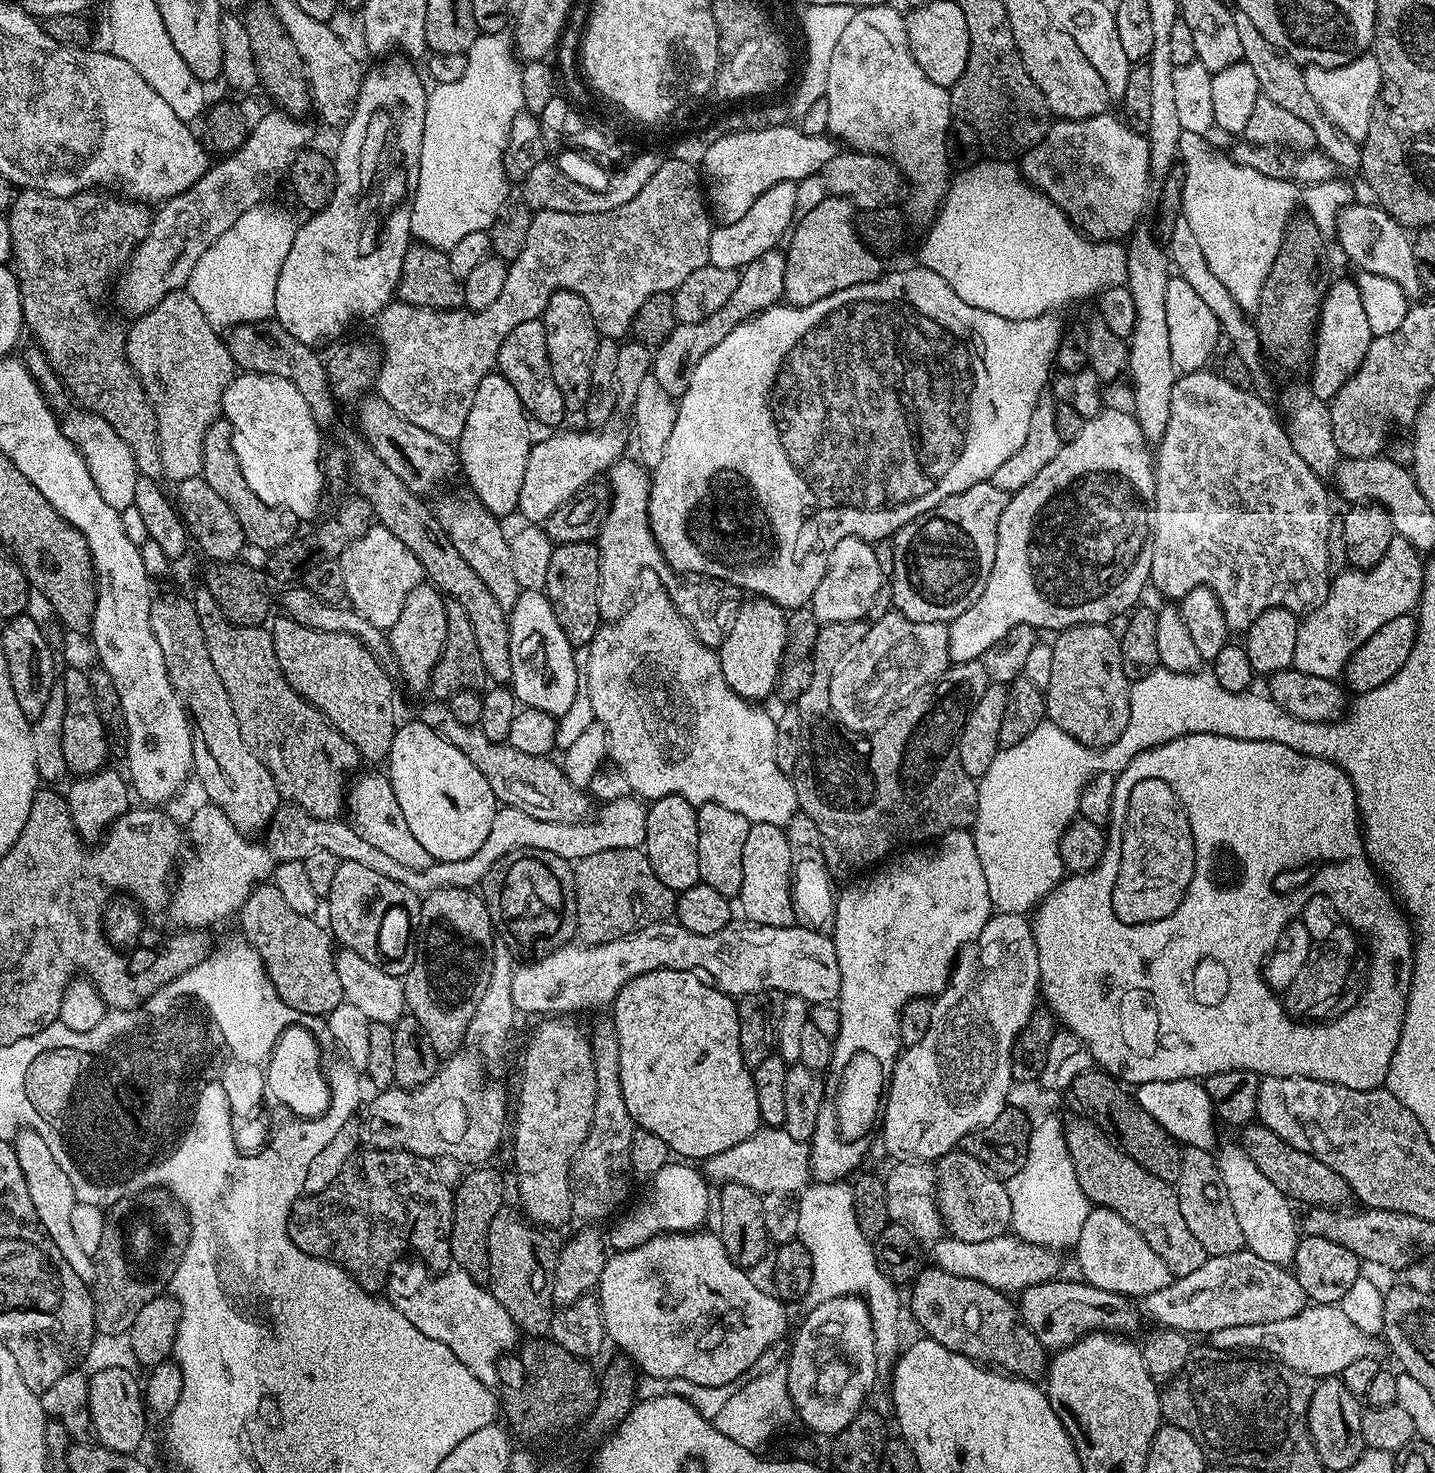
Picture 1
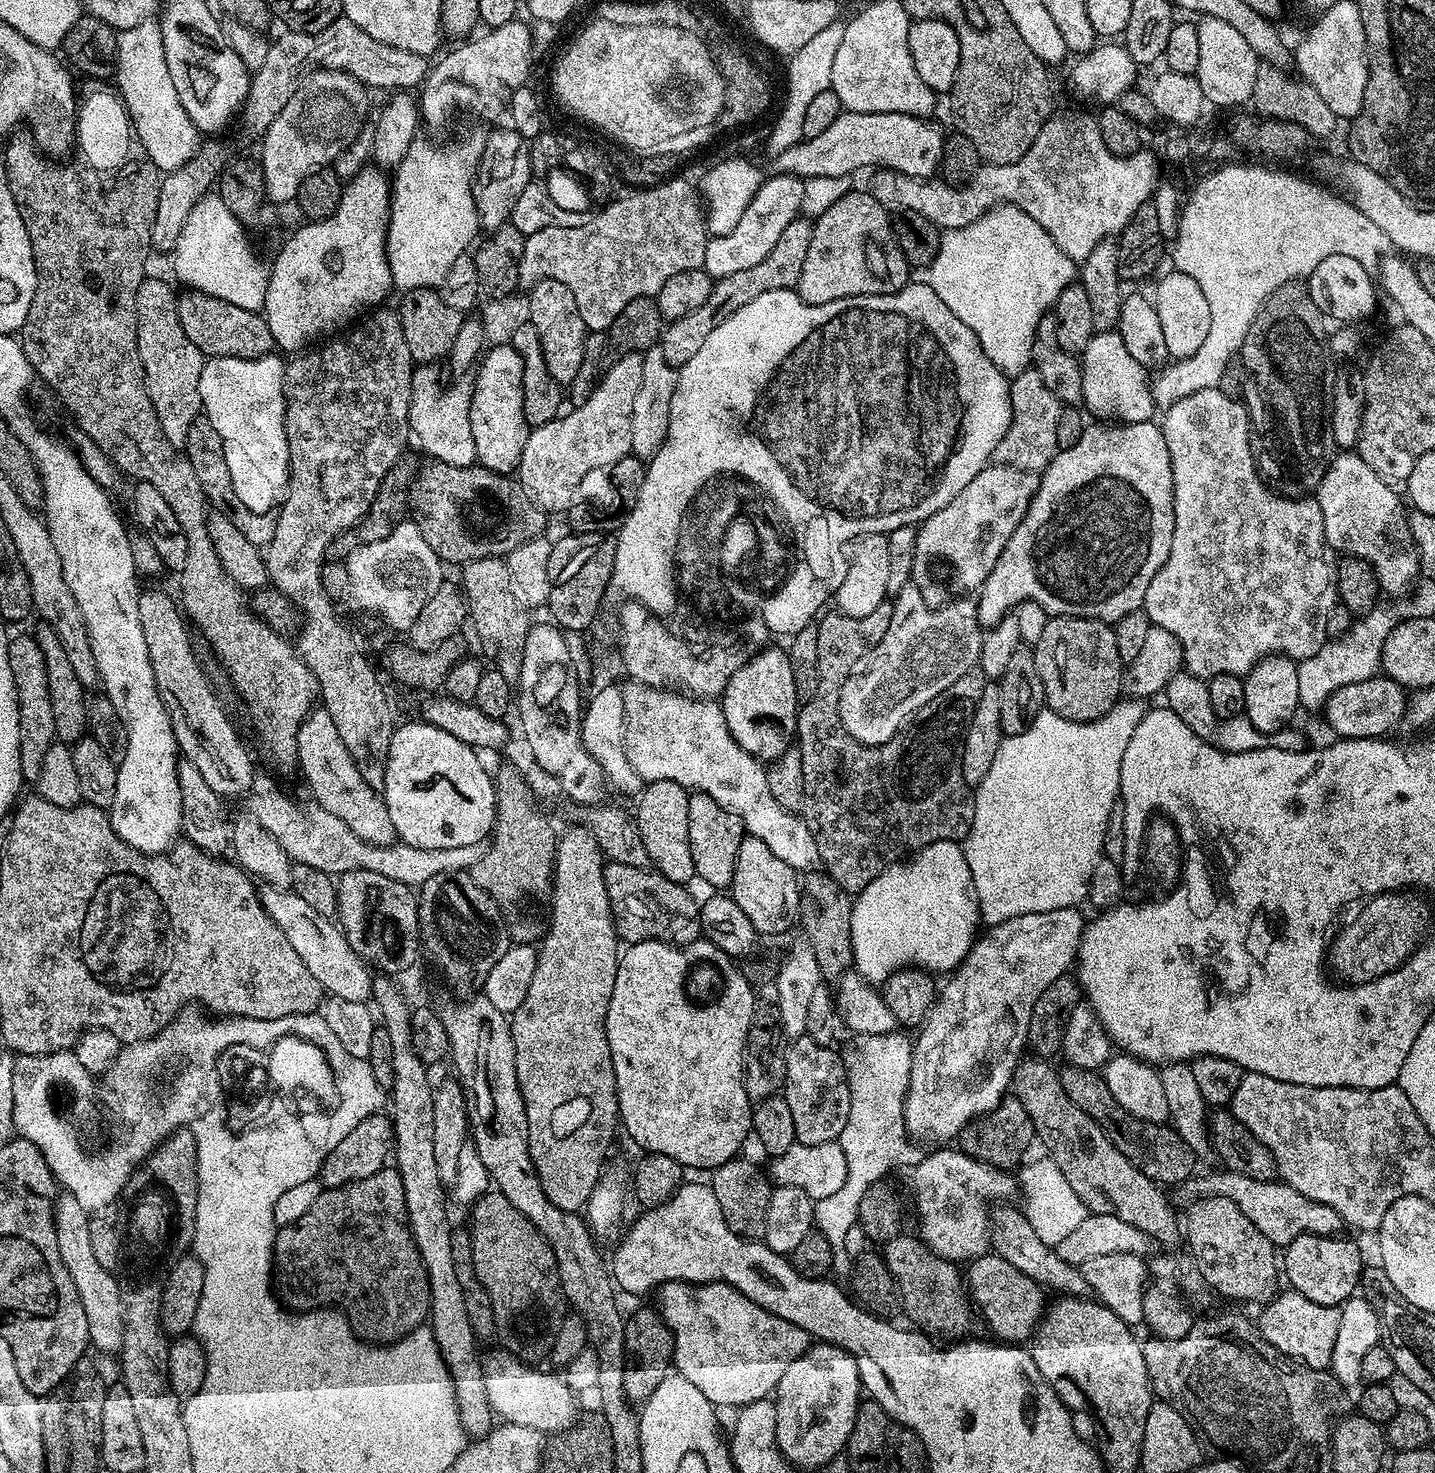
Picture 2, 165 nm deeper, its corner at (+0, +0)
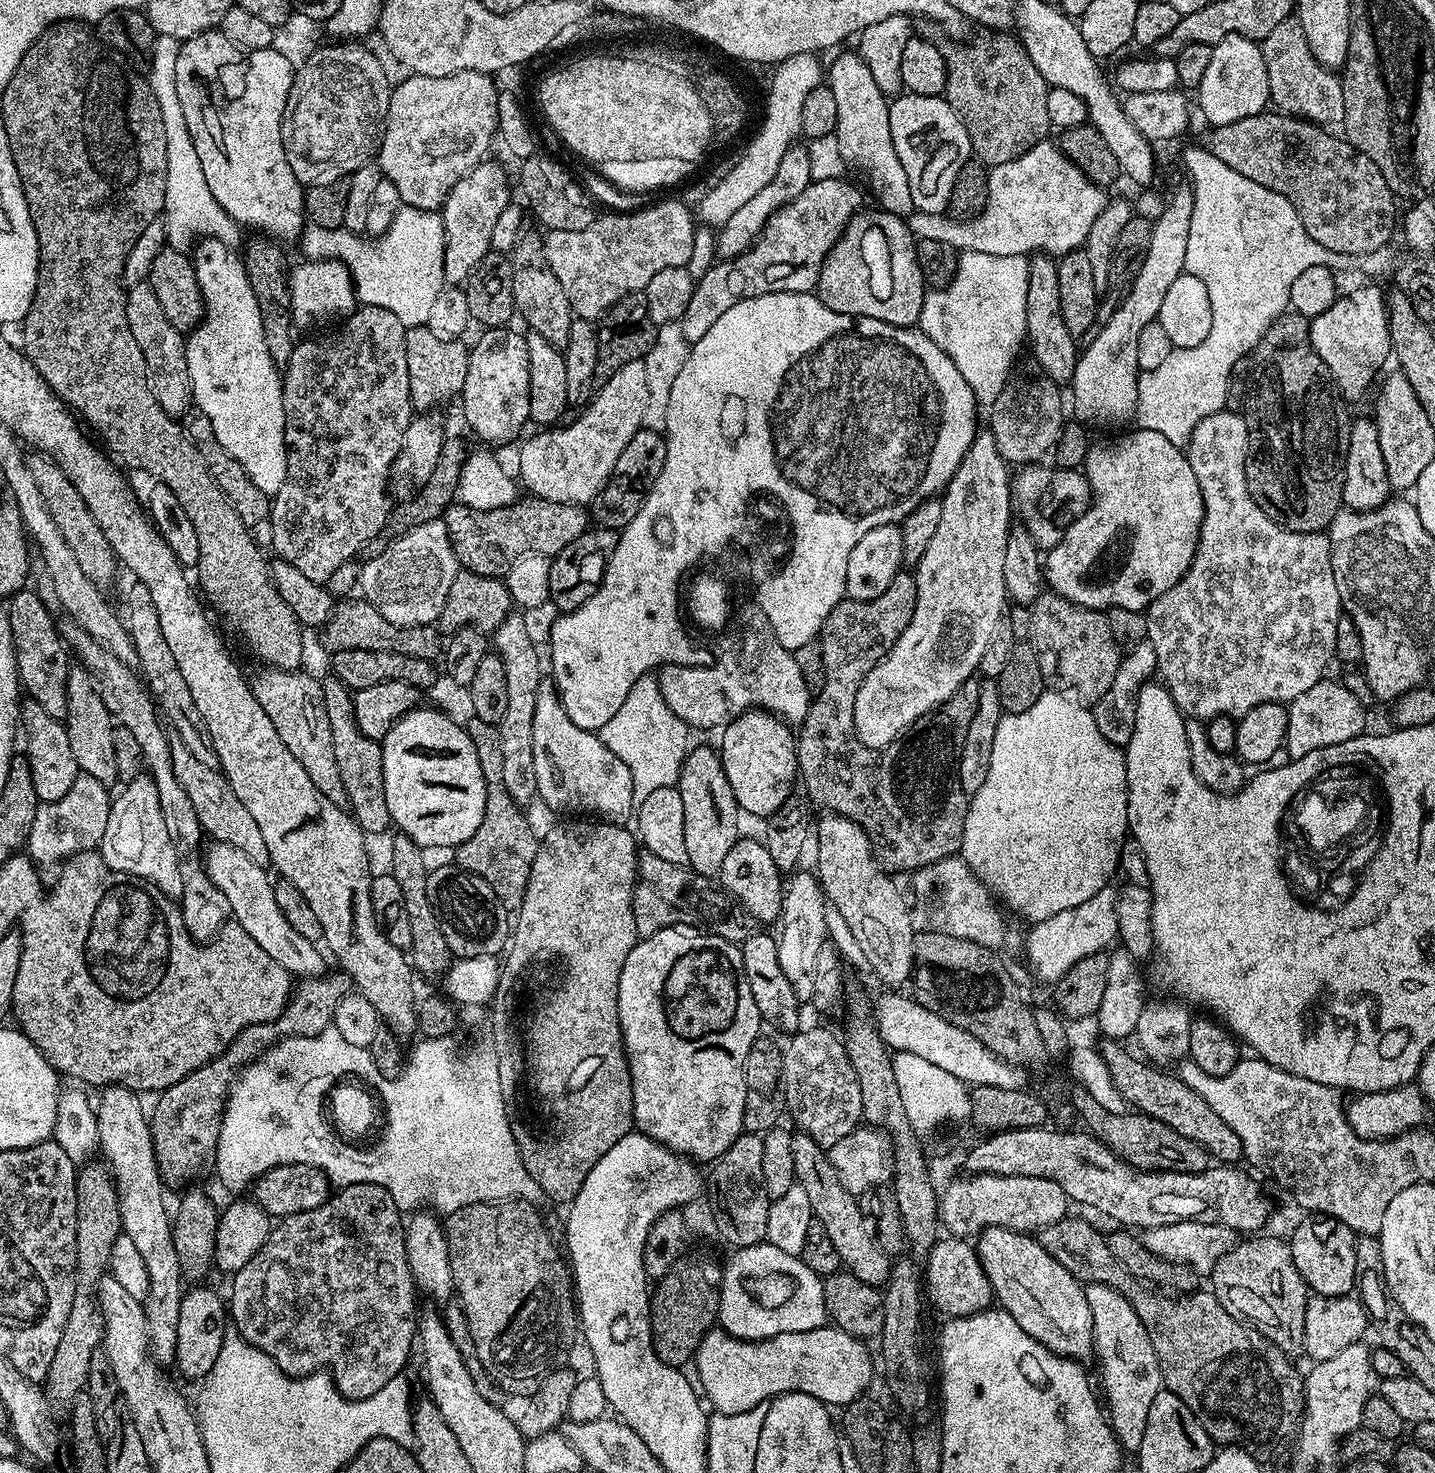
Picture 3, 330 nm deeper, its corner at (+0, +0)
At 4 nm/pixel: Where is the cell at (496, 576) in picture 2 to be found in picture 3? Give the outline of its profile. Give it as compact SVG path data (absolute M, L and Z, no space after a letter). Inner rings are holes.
M510 614L498 626L494 633L494 652L502 658L502 666L506 666L506 714L502 714L500 737L502 738L502 780L506 782L506 790L519 804L528 803L536 796L536 775L534 774L534 706L538 703L538 686L546 678L546 672L540 669L540 652L528 633L528 624L520 614Z

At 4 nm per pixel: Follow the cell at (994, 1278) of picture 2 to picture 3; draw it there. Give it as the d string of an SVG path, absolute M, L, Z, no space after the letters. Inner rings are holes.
M958 1236L937 1239L923 1261L922 1284L926 1289L927 1303L929 1300L944 1318L972 1316L994 1304L990 1278L986 1278L982 1270L975 1247L967 1239Z

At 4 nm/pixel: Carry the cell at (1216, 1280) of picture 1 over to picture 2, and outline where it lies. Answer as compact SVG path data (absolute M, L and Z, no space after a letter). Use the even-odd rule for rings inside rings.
M1017 1207L1004 1208L1000 1213L995 1213L994 1220L1000 1223L1000 1228L993 1227L990 1232L990 1244L995 1255L1006 1258L1022 1274L1043 1286L1045 1289L1054 1288L1058 1294L1083 1297L1089 1291L1088 1283L1083 1271L1075 1264L1062 1262L1062 1258L1038 1234L1034 1234L1034 1226L1030 1226L1027 1216Z

